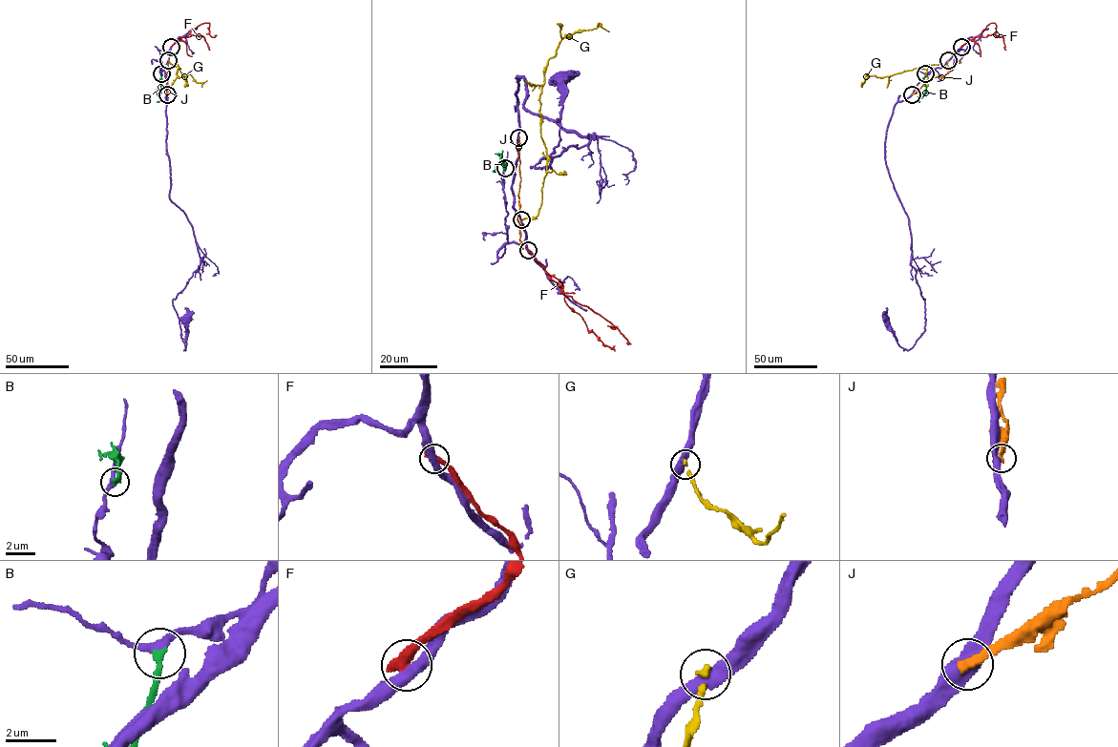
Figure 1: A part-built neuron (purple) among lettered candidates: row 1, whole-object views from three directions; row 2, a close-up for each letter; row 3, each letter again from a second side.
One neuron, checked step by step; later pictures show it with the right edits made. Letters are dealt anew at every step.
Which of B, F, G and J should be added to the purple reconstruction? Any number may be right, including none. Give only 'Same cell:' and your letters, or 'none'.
Same cell: B

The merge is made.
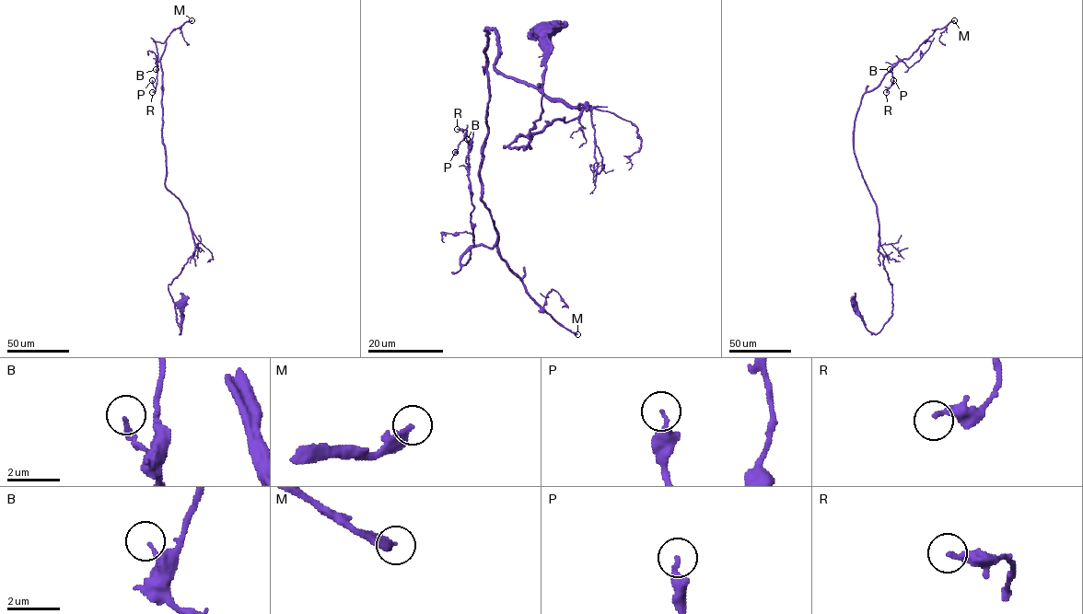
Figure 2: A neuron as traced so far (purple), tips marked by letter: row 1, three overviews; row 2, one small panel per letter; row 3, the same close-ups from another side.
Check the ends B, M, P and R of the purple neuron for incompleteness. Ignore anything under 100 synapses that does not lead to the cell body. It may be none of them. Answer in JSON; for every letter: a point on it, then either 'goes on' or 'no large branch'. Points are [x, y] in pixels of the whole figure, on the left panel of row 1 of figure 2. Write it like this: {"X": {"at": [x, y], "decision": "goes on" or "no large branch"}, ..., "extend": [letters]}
{"B": {"at": [156, 69], "decision": "no large branch"}, "M": {"at": [192, 20], "decision": "goes on"}, "P": {"at": [152, 80], "decision": "no large branch"}, "R": {"at": [152, 92], "decision": "no large branch"}, "extend": ["M"]}

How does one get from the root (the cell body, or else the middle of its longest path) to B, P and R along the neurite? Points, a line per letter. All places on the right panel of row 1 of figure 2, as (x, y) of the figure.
B: (854, 303), (875, 333), (892, 314), (855, 115), (865, 93), (931, 41), (910, 67), (890, 69)
P: (854, 303), (875, 333), (892, 314), (855, 115), (930, 41), (910, 67), (892, 64), (893, 80)
R: (854, 303), (875, 333), (892, 314), (855, 115), (865, 93), (930, 41), (910, 67), (892, 64), (886, 92)

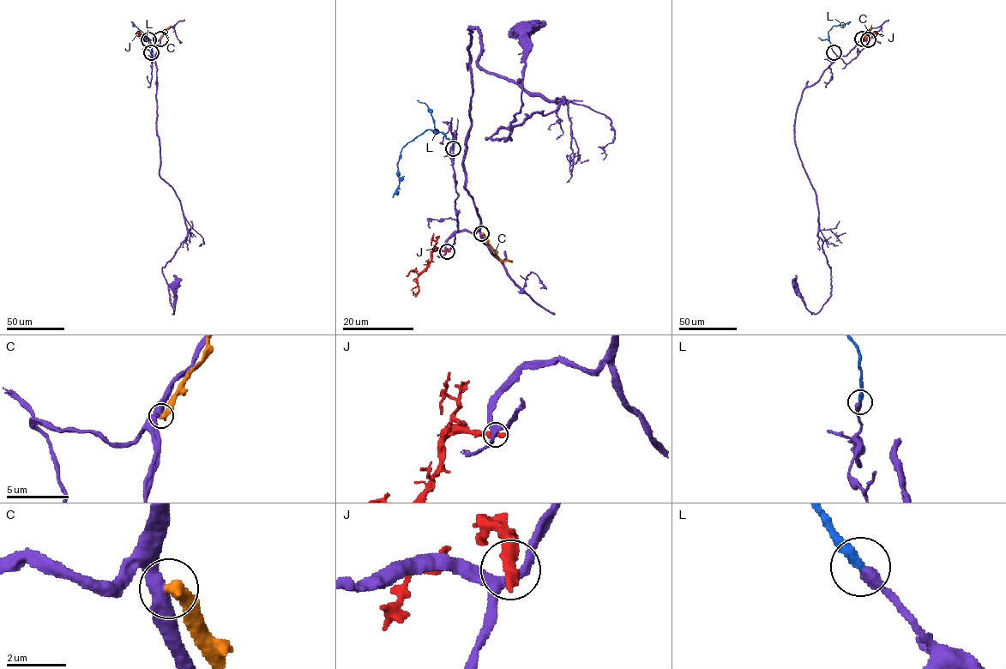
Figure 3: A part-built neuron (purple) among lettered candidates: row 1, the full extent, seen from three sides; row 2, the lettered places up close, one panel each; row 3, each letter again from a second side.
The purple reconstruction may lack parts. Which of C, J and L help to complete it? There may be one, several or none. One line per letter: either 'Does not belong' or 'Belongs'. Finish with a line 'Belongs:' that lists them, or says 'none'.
C: Does not belong
J: Does not belong
L: Belongs
Belongs: L

